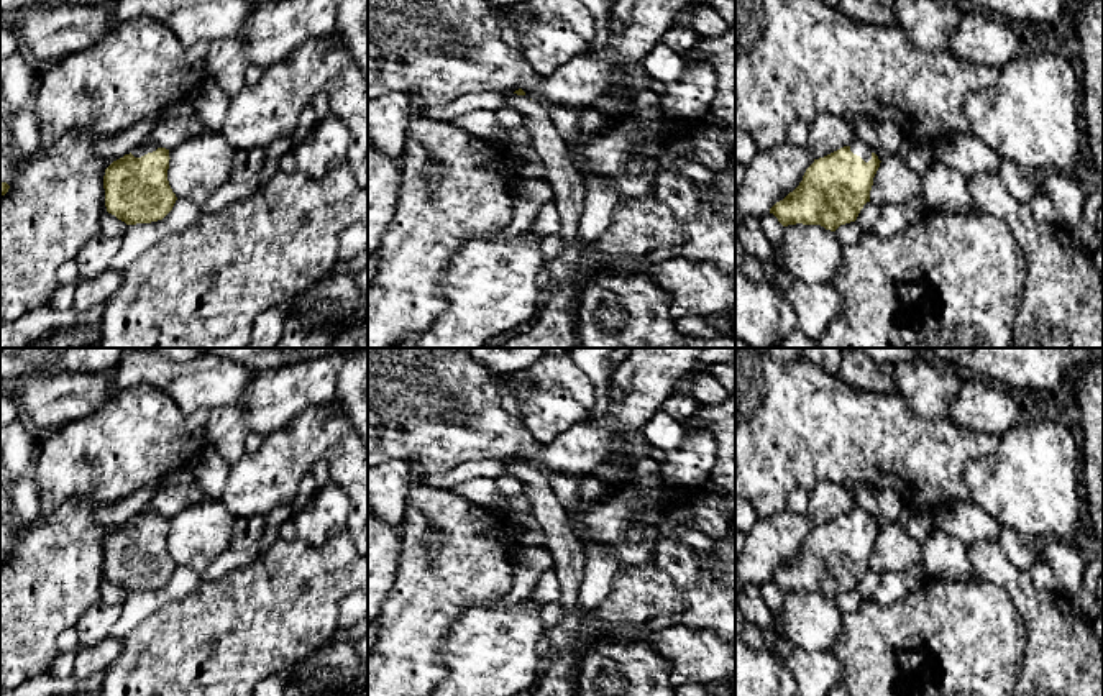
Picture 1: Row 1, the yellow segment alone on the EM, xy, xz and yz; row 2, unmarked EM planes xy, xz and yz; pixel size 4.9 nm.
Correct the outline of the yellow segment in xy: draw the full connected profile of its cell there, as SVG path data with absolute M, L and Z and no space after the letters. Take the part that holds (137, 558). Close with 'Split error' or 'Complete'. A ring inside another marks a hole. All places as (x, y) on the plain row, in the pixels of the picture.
M143 511L103 543L105 575L126 593L162 588L177 565L167 548L169 517Z. Split error

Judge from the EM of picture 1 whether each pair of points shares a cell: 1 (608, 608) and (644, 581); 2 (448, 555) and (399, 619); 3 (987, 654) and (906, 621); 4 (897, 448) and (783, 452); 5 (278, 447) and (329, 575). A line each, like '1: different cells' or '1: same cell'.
1: same cell
2: same cell
3: same cell
4: same cell
5: different cells

